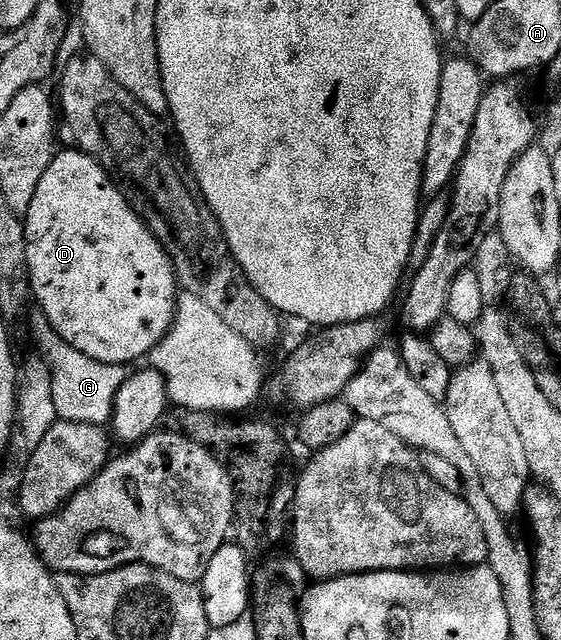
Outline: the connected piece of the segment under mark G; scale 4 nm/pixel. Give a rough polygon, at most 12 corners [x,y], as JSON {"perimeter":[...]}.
{"perimeter":[[43,311],[29,323],[64,422],[106,427],[129,373],[73,348]]}

